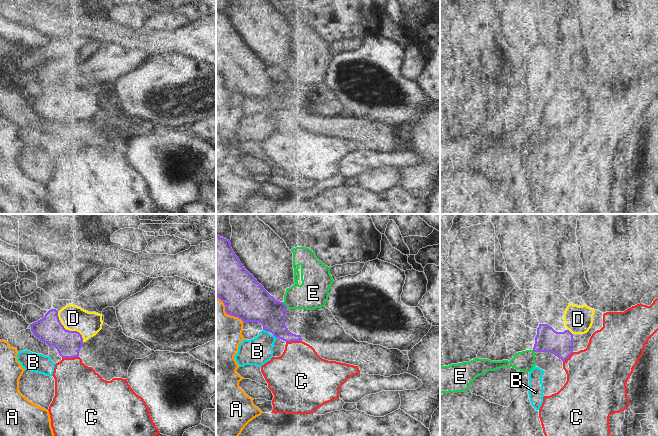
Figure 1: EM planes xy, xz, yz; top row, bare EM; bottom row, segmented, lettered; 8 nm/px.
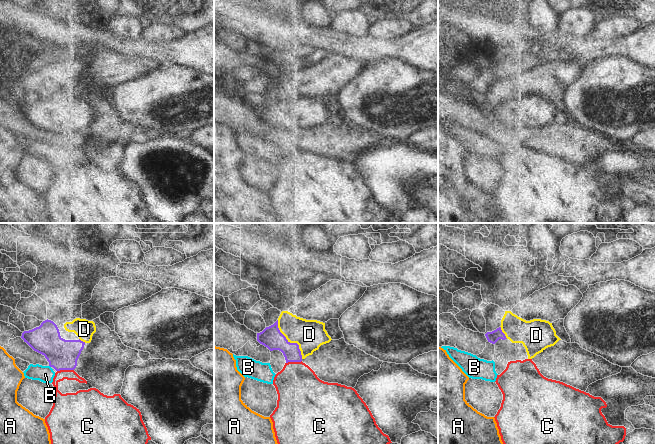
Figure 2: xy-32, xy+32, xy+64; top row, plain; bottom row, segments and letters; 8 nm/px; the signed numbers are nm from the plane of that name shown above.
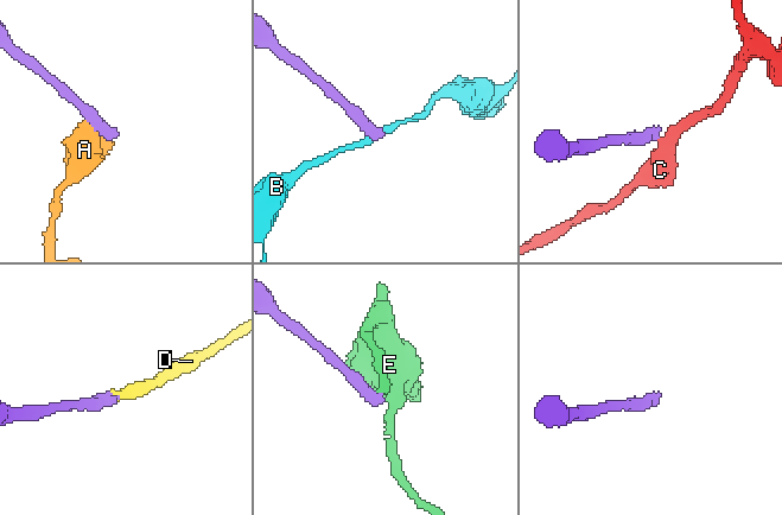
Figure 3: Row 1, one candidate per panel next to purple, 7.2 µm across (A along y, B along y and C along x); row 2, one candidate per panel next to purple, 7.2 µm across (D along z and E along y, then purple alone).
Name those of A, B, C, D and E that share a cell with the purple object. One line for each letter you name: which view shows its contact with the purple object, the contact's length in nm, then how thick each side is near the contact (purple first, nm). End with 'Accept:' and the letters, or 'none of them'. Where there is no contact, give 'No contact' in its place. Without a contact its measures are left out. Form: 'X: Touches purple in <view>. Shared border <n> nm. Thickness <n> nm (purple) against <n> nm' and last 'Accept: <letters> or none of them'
D: Touches purple in xy. Shared border 340 nm. Thickness 220 nm (purple) against 200 nm
Accept: D.

